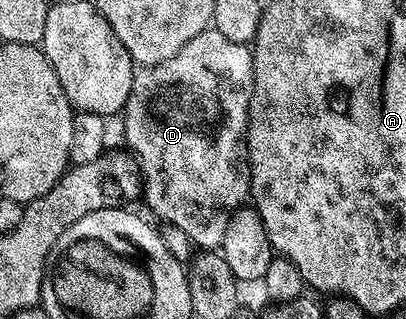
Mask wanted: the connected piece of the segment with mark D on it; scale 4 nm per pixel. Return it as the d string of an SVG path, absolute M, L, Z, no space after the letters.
M214 29L198 33L198 37L186 41L186 45L182 45L182 49L178 49L178 53L174 53L174 57L170 57L170 61L162 61L153 67L140 67L132 76L132 97L126 101L122 112L122 120L124 119L125 141L132 143L137 139L140 142L137 147L134 147L134 154L140 164L140 170L144 178L142 183L143 202L148 202L149 209L165 224L176 225L179 229L182 229L197 248L219 248L233 209L241 206L249 198L252 178L250 177L246 140L248 137L248 110L250 109L250 97L253 89L254 61L252 60L251 46L246 43L226 41L222 37L222 33L218 33Z

